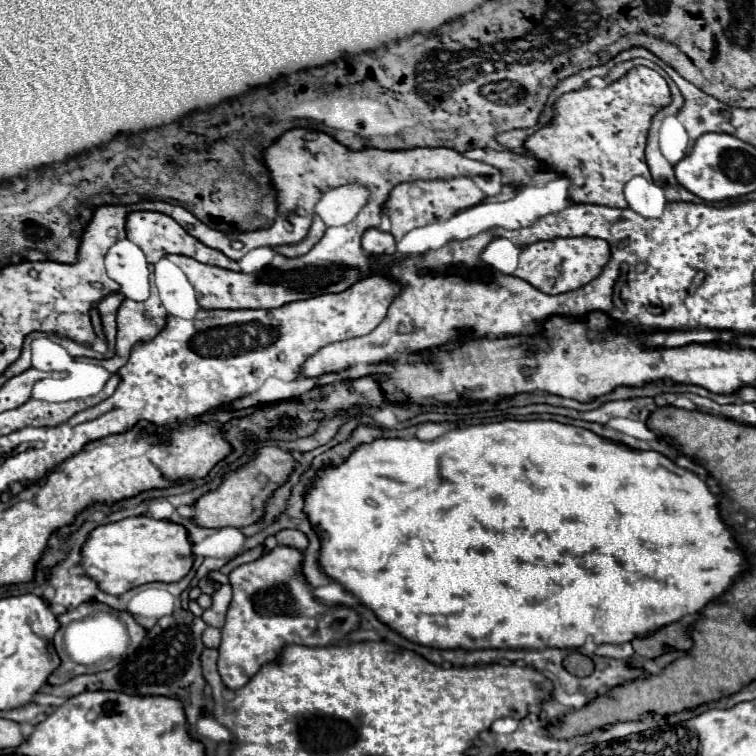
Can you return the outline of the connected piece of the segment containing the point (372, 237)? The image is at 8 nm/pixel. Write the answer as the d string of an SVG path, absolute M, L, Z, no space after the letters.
M371 228L363 234L361 246L369 256L385 256L395 254L395 240L389 232L381 232L377 228Z

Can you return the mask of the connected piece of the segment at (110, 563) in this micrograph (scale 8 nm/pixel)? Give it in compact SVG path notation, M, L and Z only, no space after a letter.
M135 516L95 528L83 546L81 566L87 576L97 580L99 588L111 594L123 594L149 582L169 584L185 578L193 568L193 544L189 532L181 524Z

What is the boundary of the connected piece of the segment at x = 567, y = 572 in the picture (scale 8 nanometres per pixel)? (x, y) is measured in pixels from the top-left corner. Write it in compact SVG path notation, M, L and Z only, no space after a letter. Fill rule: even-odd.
M503 420L497 424L479 424L479 426L469 426L463 430L451 430L447 434L443 434L441 438L433 440L433 442L421 442L417 438L411 440L375 440L371 444L363 444L359 446L351 458L347 462L343 462L339 468L331 468L319 474L315 488L307 494L307 502L305 502L305 512L309 514L309 520L313 526L317 526L319 536L321 536L321 566L327 572L327 576L331 576L333 580L337 580L339 584L343 584L351 594L355 594L359 600L363 600L363 604L371 610L375 610L375 614L379 616L381 622L389 624L393 630L397 630L401 636L405 636L411 642L417 644L425 644L425 646L435 646L435 648L465 648L465 650L481 650L481 648L513 648L513 650L543 650L543 648L581 648L587 638L591 638L597 646L599 644L625 644L631 642L635 638L641 638L645 634L657 632L667 624L673 624L677 620L681 620L687 614L697 614L701 612L709 602L717 600L719 596L723 596L727 592L727 588L749 568L749 562L745 558L743 548L737 544L733 530L719 518L719 498L709 490L709 486L693 472L679 468L673 460L669 460L667 456L659 454L659 452L643 452L643 450L635 450L629 448L625 444L607 440L603 436L593 434L591 430L585 428L577 428L571 424L561 424L561 422L545 422L545 420ZM367 496L373 498L377 502L377 506L367 506Z

